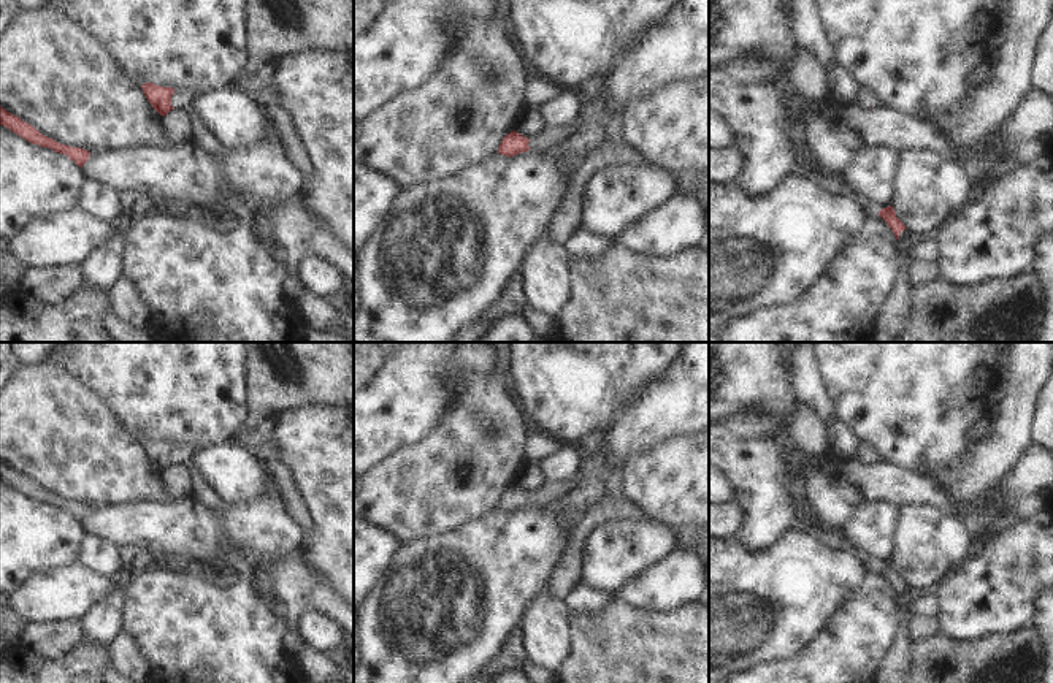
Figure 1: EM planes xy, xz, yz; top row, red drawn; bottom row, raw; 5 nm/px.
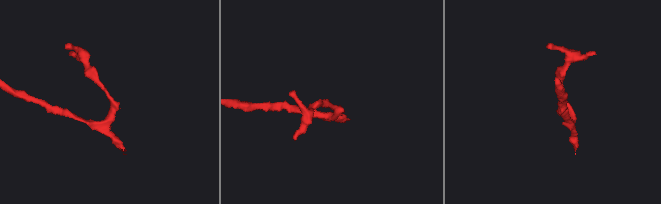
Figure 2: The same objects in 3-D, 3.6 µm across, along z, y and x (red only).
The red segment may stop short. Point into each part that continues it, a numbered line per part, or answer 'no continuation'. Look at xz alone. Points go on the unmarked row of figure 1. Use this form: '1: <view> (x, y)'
1: xz (560, 490)

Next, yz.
no continuation

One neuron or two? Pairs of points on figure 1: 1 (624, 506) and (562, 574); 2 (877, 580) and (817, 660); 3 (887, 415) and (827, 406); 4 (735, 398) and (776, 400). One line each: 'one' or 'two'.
1: one
2: one
3: two
4: one

